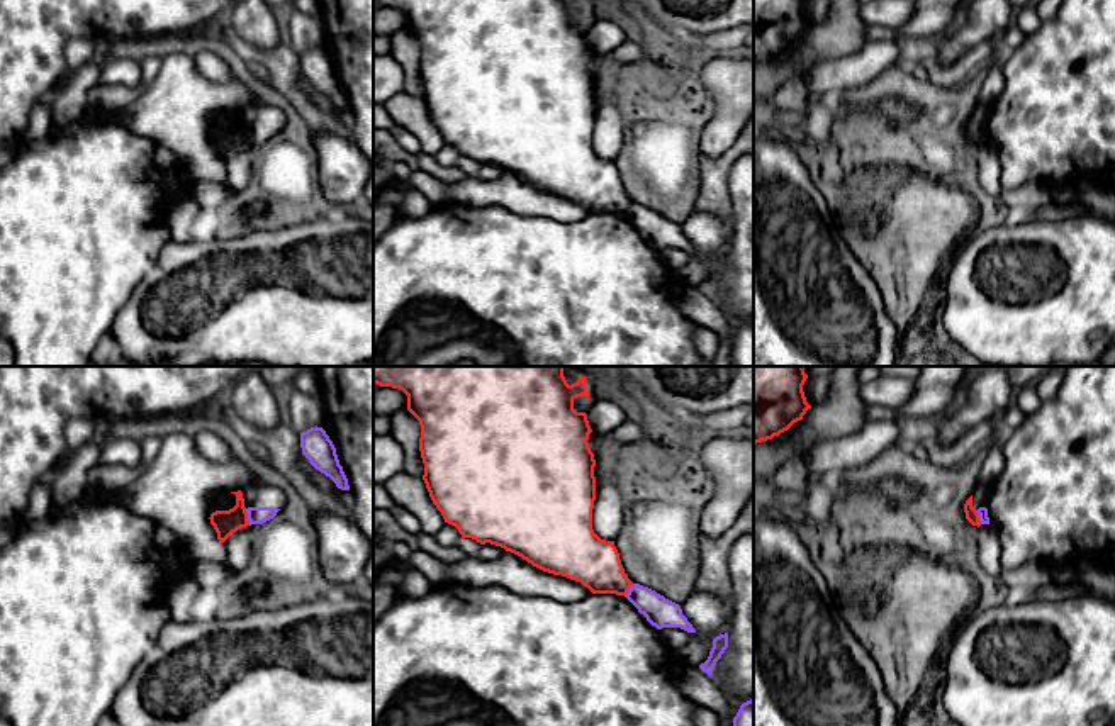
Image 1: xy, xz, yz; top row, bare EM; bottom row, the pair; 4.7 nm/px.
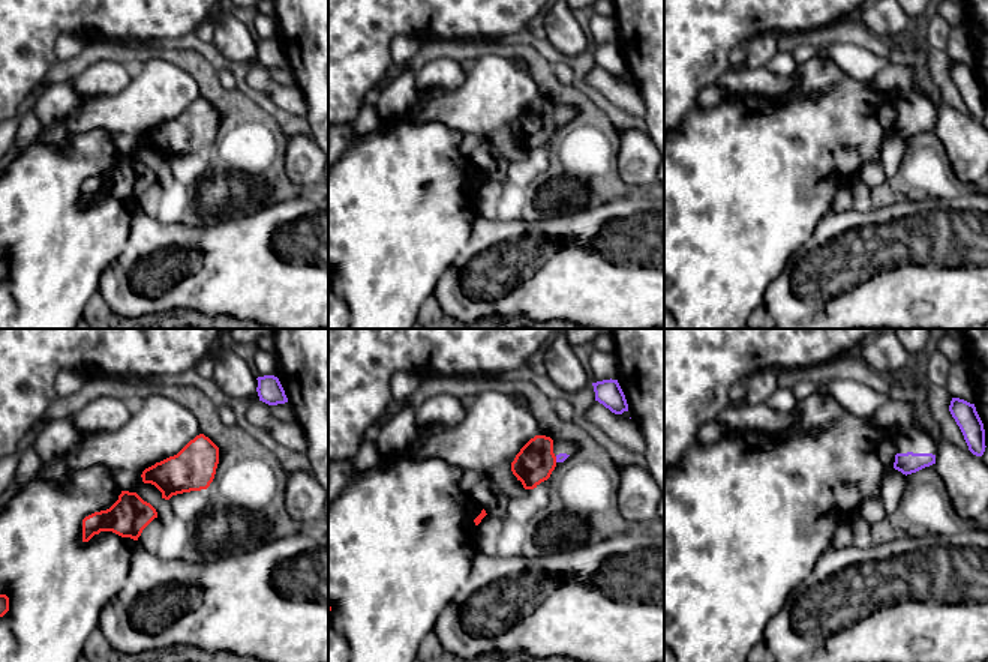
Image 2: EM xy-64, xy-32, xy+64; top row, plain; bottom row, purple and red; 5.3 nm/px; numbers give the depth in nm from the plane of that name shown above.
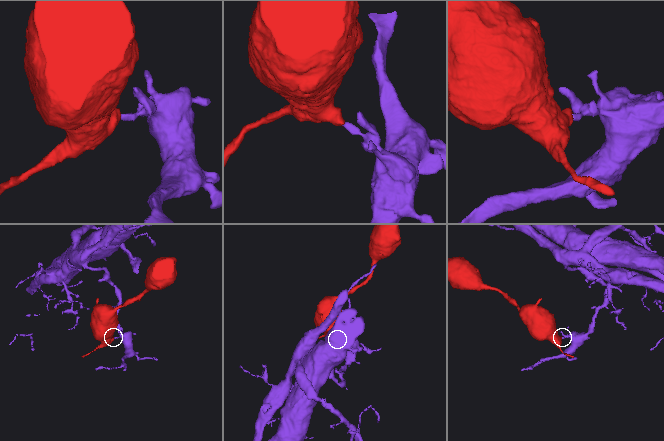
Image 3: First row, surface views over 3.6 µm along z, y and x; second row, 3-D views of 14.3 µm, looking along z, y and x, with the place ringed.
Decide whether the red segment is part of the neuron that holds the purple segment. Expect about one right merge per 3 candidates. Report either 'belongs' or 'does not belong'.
does not belong

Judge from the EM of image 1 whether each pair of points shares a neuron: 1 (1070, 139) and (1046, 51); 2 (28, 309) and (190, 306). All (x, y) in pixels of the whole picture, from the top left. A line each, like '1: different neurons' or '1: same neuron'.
1: same neuron
2: different neurons

